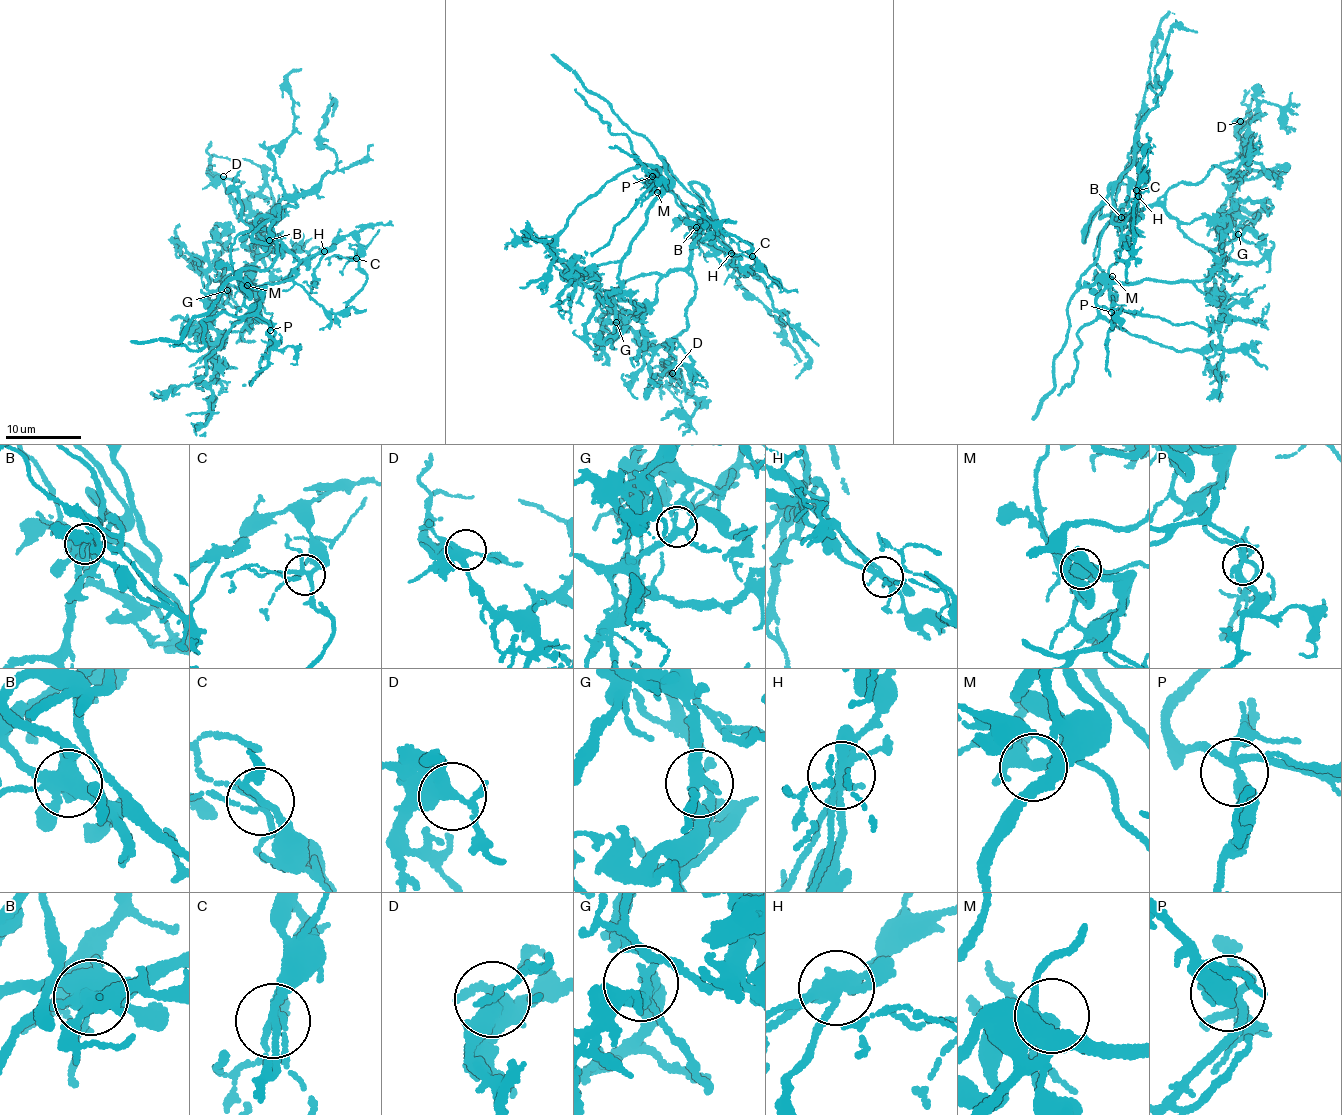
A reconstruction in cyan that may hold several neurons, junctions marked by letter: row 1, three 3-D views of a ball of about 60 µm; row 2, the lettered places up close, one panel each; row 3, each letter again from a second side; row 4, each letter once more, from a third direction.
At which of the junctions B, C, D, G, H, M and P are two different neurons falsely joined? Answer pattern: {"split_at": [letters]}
{"split_at": ["B", "H"]}

